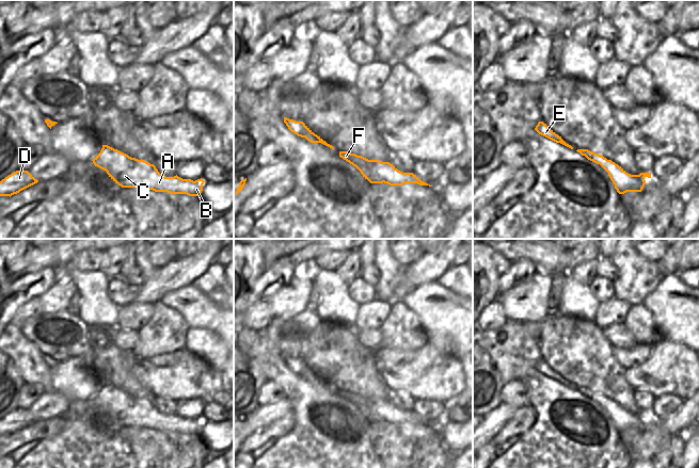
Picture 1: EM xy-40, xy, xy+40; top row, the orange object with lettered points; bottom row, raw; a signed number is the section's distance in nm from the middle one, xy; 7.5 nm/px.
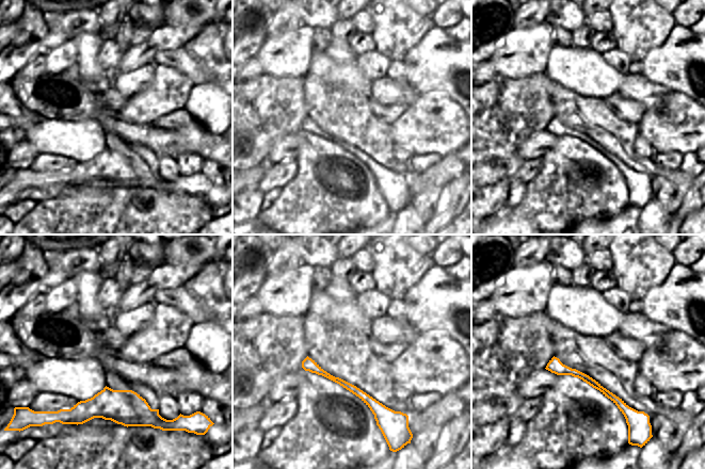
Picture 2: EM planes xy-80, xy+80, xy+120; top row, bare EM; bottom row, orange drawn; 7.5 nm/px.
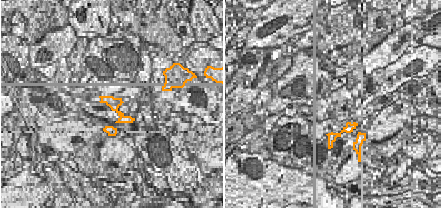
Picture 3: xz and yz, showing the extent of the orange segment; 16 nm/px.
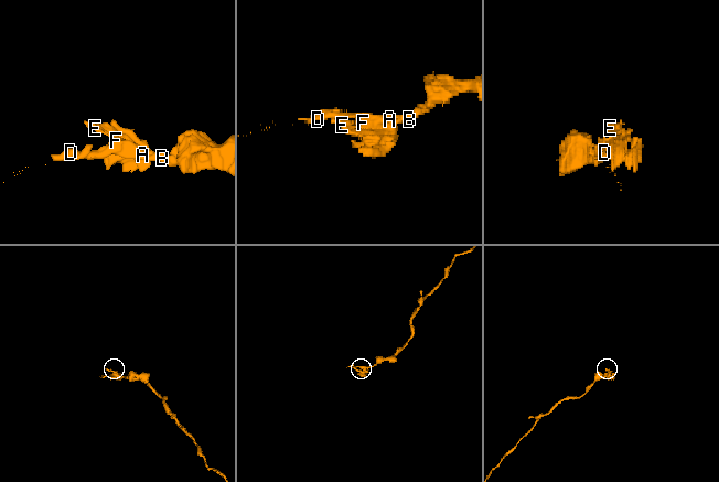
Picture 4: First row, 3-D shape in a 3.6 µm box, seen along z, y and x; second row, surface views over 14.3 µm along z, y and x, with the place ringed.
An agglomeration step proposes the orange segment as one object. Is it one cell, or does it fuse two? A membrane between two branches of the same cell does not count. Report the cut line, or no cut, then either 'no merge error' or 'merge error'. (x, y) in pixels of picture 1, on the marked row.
cut in xy along (370, 172), (374, 172), (383, 181); merge error

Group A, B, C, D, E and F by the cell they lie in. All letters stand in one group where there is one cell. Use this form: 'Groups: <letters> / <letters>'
Groups: A B C D F / E.

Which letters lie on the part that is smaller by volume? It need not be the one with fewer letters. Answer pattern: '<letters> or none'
E

